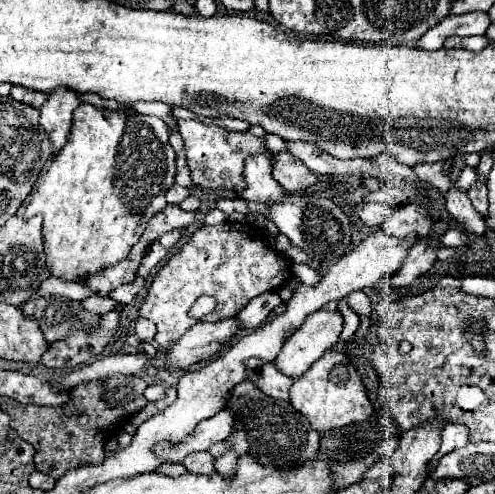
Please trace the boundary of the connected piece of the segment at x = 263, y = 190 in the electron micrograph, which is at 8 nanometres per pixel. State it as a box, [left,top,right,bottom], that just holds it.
[243,154,283,202]

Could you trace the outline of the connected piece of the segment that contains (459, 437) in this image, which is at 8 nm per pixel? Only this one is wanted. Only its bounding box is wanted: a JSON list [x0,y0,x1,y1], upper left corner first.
[431,422,469,466]

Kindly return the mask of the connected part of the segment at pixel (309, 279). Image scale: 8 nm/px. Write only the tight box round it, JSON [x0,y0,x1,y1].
[293,262,321,284]

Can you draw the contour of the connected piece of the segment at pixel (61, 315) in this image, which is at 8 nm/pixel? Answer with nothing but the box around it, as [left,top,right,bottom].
[23,296,99,342]

